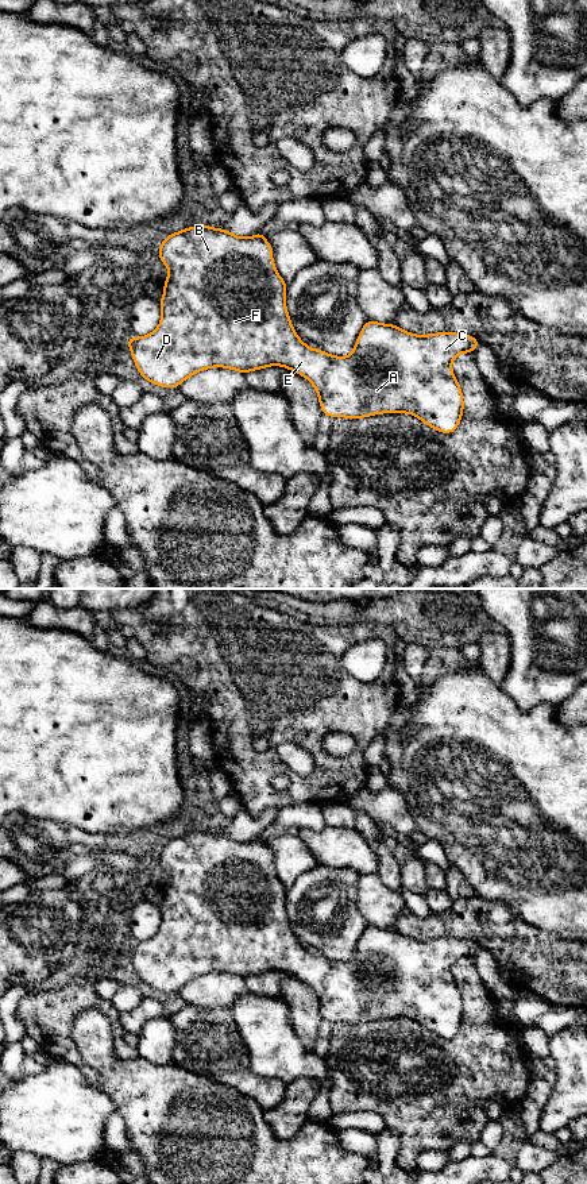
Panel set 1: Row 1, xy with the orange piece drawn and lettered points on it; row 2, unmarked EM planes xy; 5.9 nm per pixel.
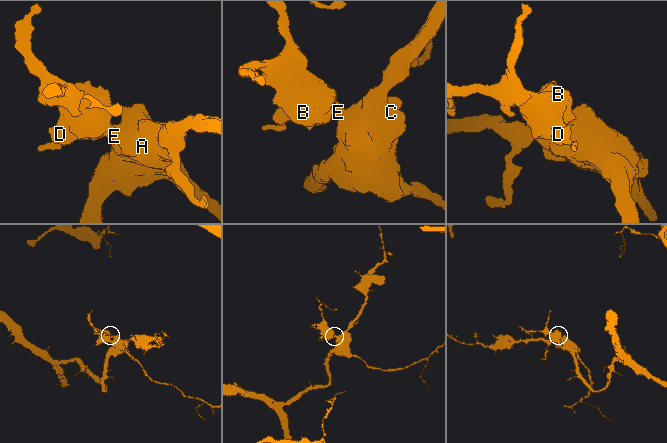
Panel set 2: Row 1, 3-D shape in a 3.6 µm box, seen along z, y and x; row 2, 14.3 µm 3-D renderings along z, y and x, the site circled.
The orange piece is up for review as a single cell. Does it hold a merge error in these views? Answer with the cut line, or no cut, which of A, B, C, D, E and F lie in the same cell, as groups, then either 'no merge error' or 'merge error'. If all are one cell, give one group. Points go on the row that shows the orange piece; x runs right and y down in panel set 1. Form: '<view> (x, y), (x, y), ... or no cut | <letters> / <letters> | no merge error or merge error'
no cut | A B C D E F | no merge error

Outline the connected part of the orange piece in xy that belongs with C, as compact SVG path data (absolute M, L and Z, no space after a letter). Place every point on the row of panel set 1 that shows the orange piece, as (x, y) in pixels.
M194 225L162 240L157 257L169 269L161 323L150 335L125 339L139 374L150 383L171 389L212 367L246 374L283 366L314 386L321 412L332 419L408 413L441 433L459 427L464 402L451 363L460 354L475 352L476 338L455 332L418 336L395 324L367 320L352 354L335 356L310 348L296 333L286 309L287 284L275 269L264 234L240 238L223 228Z

